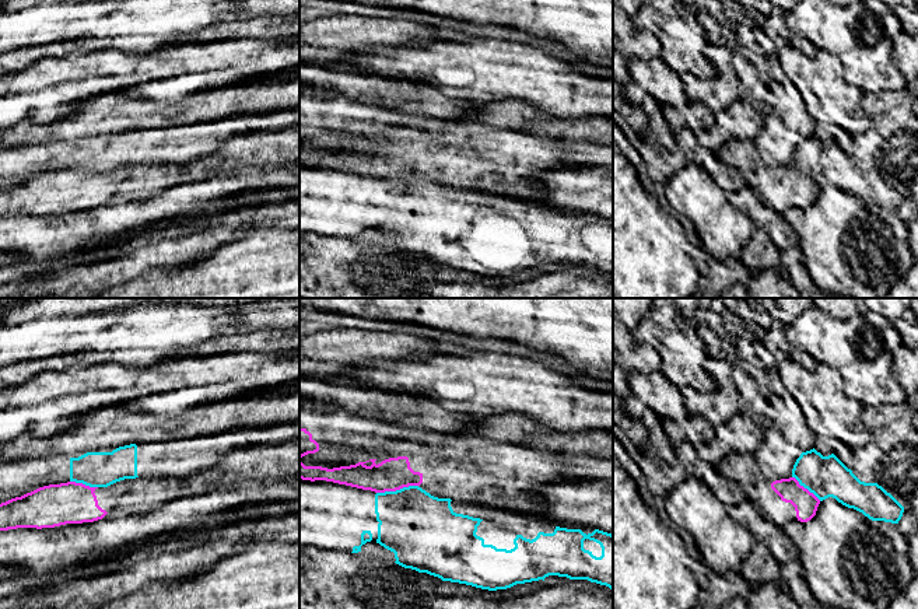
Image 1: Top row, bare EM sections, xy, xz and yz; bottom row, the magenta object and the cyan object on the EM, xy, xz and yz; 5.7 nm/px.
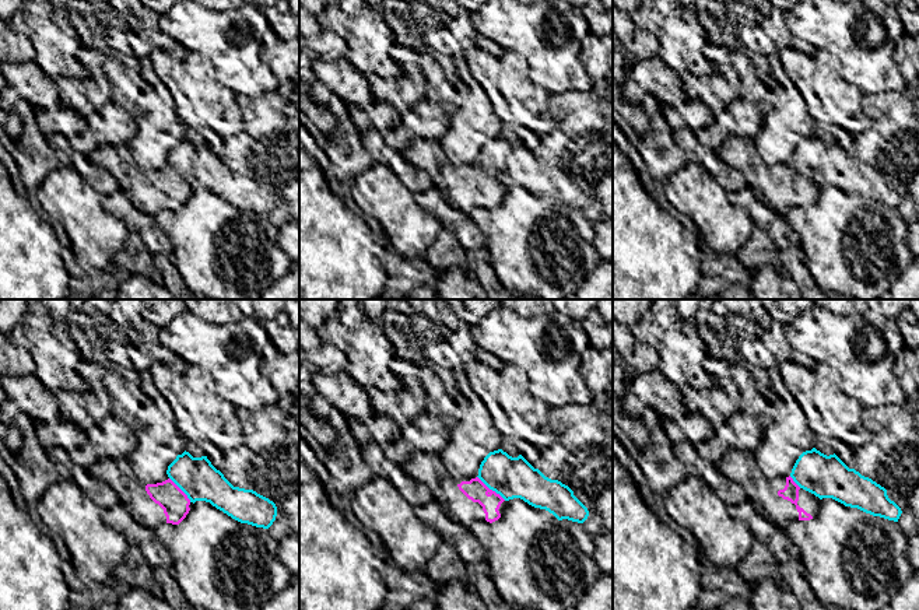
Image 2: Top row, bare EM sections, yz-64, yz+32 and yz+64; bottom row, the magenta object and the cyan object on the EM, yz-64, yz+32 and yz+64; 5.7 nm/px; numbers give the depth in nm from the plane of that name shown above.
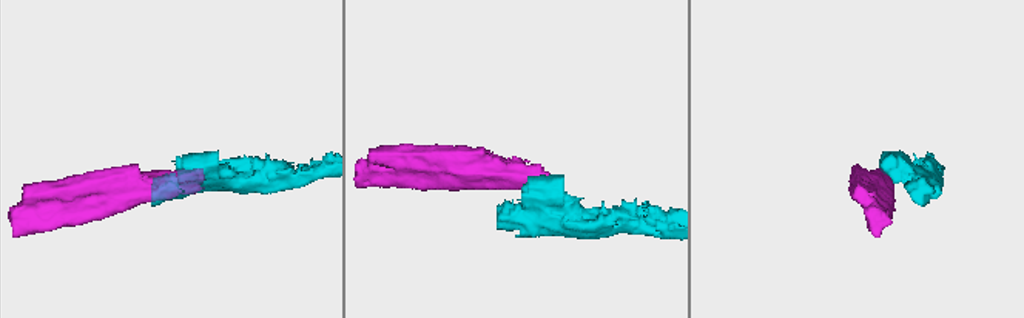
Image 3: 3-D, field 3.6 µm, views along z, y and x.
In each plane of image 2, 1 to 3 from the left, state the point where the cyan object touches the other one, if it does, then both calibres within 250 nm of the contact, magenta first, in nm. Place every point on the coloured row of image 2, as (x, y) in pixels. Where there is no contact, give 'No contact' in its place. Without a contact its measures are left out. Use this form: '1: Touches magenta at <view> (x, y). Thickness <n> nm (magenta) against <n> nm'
1: Touches magenta at yz-64 (181, 490). Thickness 160 nm (magenta) against 220 nm
2: Touches magenta at yz+32 (491, 490). Thickness 120 nm (magenta) against 240 nm
3: Touches magenta at yz+64 (793, 481). Thickness 90 nm (magenta) against 240 nm

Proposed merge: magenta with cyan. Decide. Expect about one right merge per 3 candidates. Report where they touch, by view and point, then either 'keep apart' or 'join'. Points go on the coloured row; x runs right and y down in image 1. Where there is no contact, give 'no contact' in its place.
xz (396, 489) | keep apart

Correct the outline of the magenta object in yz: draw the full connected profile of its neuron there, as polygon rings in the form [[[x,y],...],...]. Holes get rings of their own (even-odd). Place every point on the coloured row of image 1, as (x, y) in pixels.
[[[746,454],[744,461],[758,491],[757,508],[765,519],[782,528],[788,521],[807,522],[816,515],[820,500],[800,486],[795,477],[771,482],[763,476],[760,466],[751,454]]]

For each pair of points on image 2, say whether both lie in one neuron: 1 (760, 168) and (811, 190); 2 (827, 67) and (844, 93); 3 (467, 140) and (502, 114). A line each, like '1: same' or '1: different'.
1: same
2: same
3: different

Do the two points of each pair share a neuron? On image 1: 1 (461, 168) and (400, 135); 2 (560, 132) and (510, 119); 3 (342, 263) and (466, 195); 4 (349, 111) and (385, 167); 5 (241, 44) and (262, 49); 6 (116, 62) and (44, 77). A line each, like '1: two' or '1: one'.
1: one
2: one
3: two
4: one
5: one
6: one

